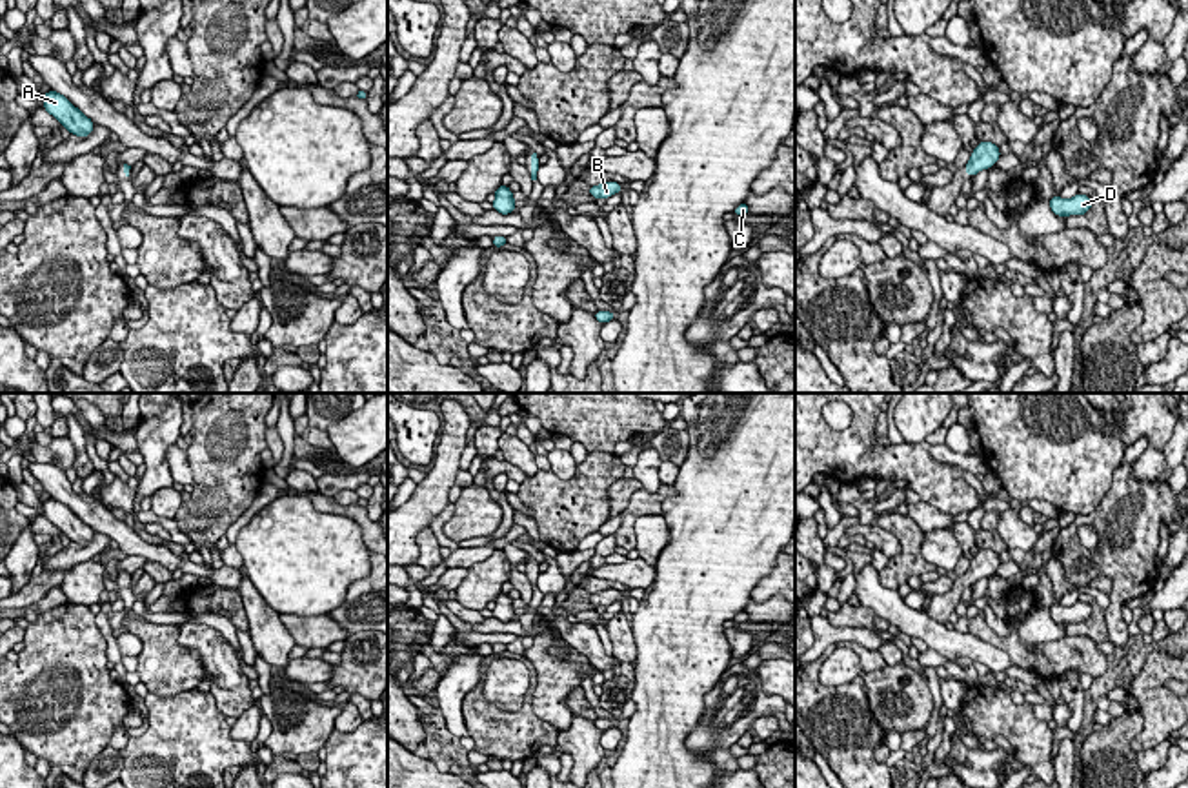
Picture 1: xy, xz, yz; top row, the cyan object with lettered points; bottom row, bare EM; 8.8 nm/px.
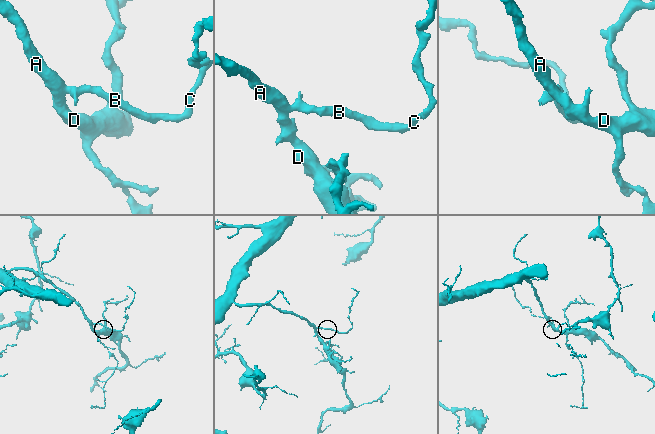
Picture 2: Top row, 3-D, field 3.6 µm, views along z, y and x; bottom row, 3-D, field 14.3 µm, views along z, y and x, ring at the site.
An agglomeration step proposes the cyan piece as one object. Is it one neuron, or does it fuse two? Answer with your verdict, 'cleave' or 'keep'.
keep

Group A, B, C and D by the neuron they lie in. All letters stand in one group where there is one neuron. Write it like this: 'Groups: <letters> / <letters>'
Groups: A B C D

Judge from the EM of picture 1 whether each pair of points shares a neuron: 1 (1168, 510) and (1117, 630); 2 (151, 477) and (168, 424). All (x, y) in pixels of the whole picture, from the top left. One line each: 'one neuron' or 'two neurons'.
1: one neuron
2: one neuron

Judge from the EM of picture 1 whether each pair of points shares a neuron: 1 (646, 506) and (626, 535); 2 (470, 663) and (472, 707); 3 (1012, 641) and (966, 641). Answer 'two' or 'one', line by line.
1: one
2: two
3: two

